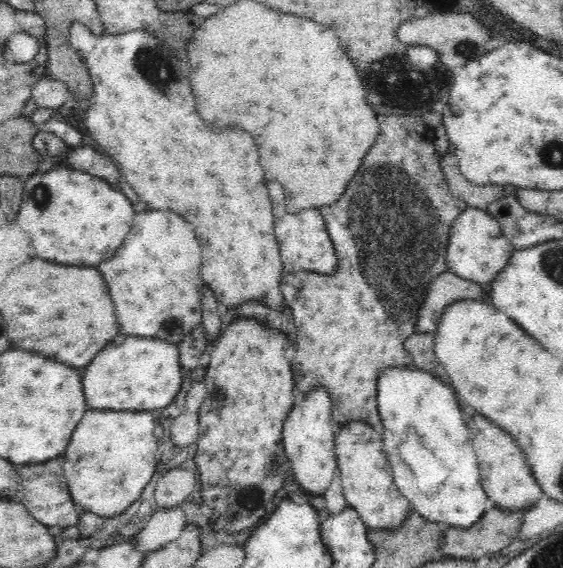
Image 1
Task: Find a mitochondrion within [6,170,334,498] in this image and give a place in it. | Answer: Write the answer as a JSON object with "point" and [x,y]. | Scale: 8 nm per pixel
{"point":[41,195]}

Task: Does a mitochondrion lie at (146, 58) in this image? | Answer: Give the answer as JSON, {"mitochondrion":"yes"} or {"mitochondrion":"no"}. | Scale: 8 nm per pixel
{"mitochondrion":"yes"}

